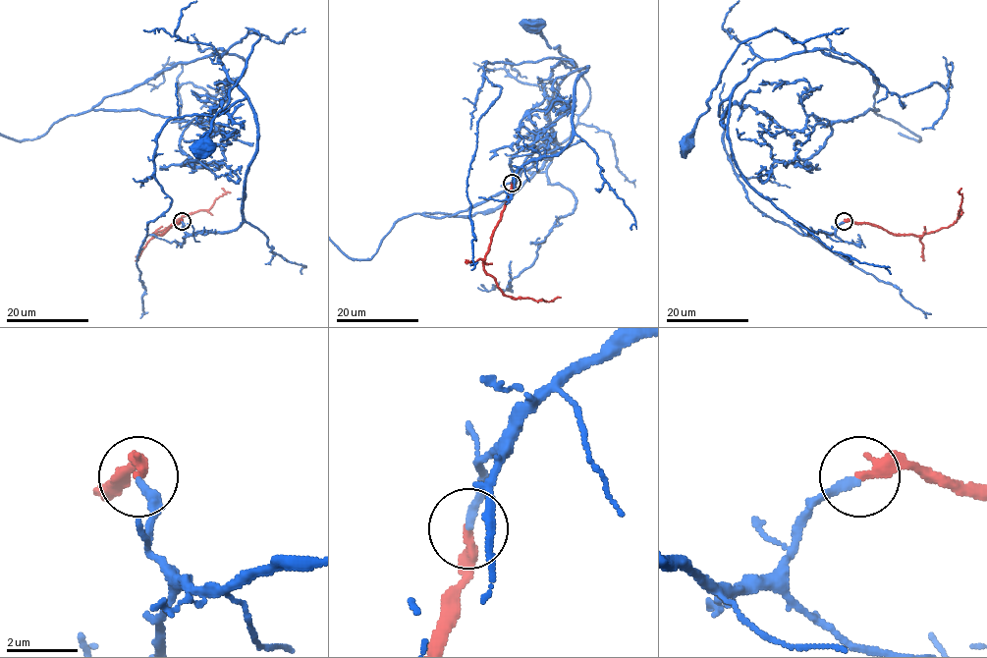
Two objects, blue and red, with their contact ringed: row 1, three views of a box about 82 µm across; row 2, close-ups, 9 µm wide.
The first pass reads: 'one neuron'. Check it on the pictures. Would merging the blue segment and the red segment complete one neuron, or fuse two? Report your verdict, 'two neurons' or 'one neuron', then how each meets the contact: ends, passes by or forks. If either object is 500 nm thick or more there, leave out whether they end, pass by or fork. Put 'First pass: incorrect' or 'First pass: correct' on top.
First pass: correct
one neuron; blue ends; red ends

